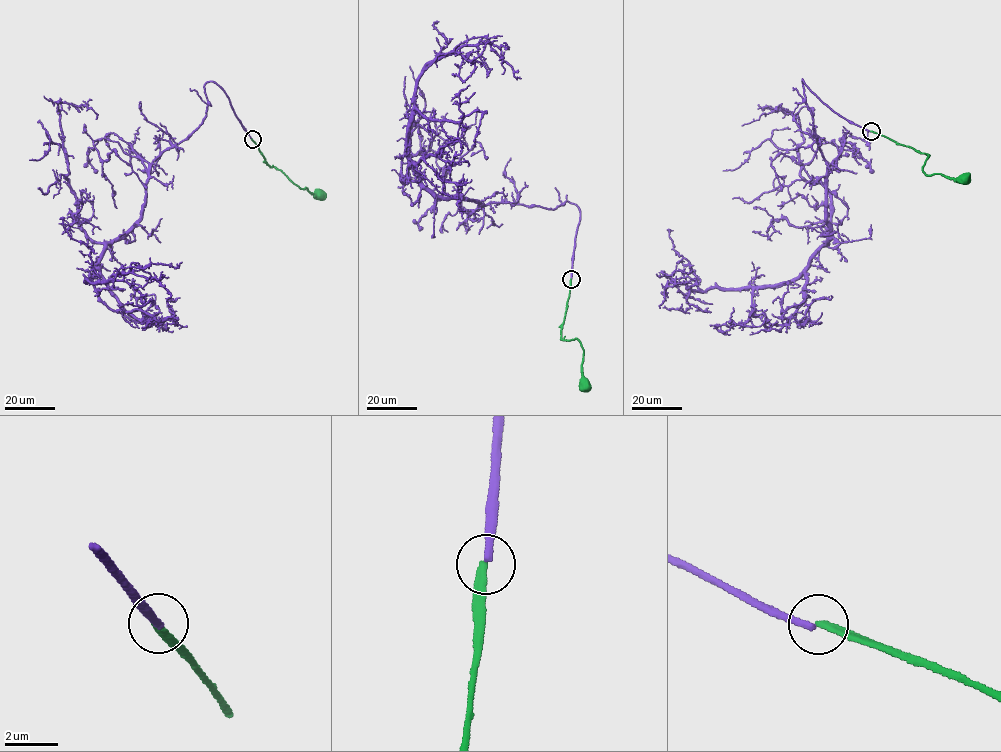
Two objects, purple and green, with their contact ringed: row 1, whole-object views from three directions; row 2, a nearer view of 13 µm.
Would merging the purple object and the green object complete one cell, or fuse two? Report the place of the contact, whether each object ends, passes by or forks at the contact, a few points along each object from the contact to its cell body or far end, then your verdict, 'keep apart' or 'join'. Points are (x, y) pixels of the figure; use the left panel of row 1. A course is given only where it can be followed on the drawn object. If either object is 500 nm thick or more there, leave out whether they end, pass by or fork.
place (252, 139); purple ends; green ends; course purple (251, 139), (206, 83), (205, 118), (154, 160), (143, 215), (83, 281), (182, 262); course green (251, 139), (267, 164), (281, 170), (298, 187), (320, 193); keep apart

